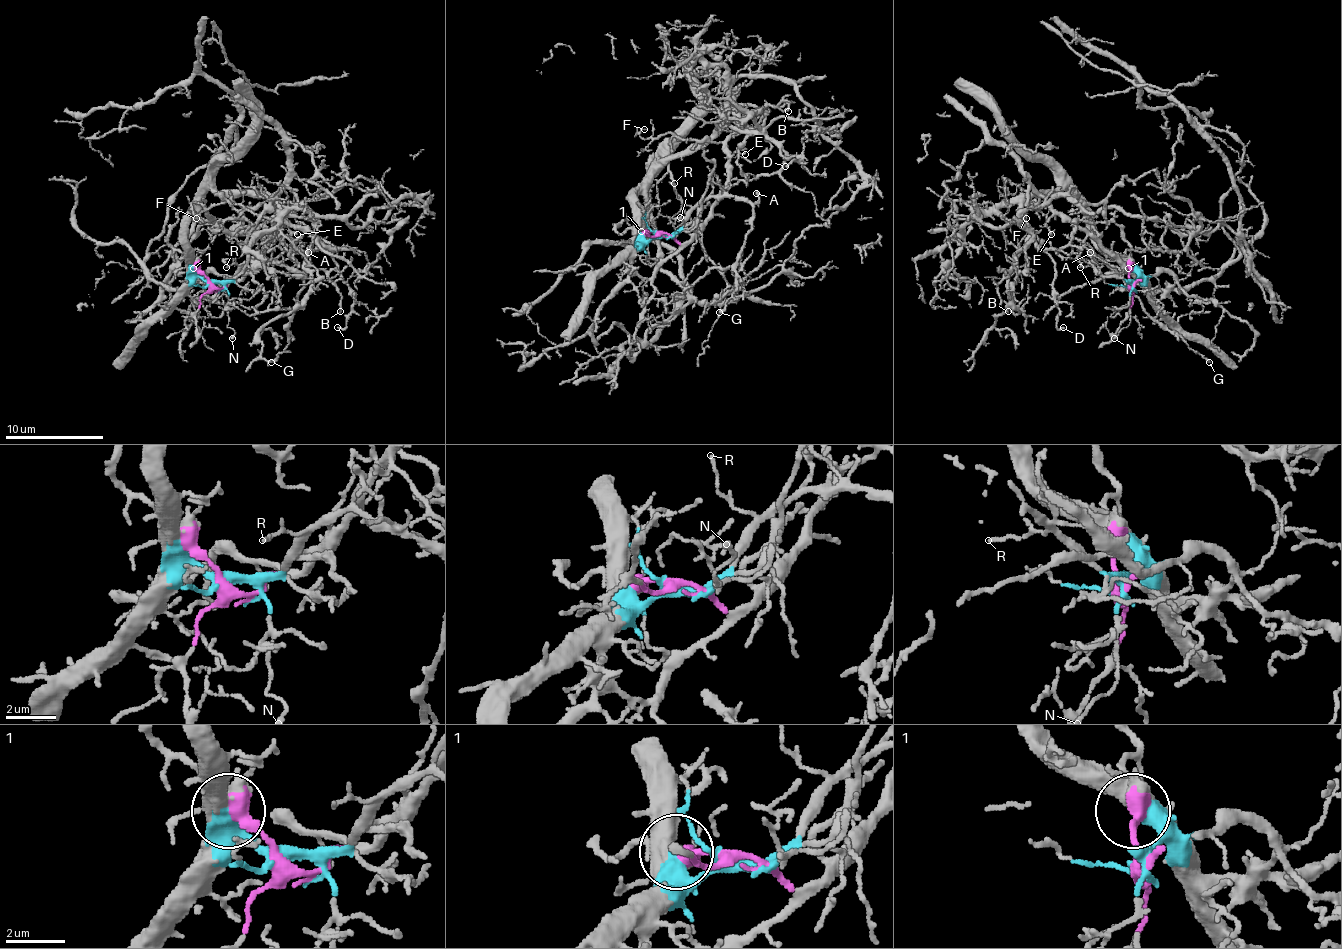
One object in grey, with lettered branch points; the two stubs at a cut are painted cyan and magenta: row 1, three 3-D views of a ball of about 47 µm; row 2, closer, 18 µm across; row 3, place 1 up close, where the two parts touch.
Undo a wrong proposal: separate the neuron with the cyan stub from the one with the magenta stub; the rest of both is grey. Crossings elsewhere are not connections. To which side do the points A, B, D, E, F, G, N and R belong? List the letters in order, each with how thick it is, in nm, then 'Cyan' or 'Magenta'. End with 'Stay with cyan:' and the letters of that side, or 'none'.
A: Thickness 160 nm. Cyan
B: Thickness 130 nm. Cyan
D: Thickness 160 nm. Cyan
E: Thickness 140 nm. Magenta
F: Thickness 140 nm. Magenta
G: Thickness 200 nm. Cyan
N: Thickness 150 nm. Cyan
R: Thickness 110 nm. Cyan
Stay with cyan: A, B, D, G, N, R

